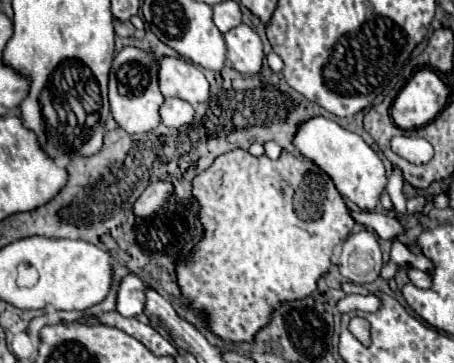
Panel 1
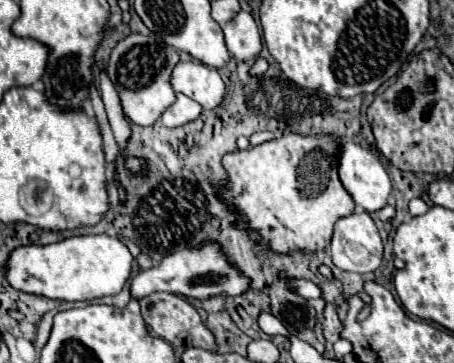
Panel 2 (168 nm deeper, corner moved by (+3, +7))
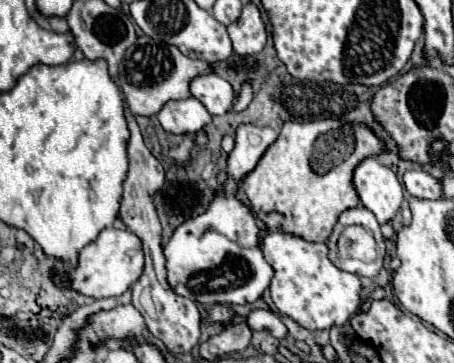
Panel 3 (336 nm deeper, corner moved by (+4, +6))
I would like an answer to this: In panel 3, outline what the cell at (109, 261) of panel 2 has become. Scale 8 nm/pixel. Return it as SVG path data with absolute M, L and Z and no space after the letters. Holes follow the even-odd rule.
M108 227L98 235L98 239L92 245L86 245L80 251L80 263L76 265L76 269L68 273L68 277L72 279L72 289L76 289L82 295L100 299L122 295L134 281L140 279L142 271L144 271L144 251L140 237L128 229Z

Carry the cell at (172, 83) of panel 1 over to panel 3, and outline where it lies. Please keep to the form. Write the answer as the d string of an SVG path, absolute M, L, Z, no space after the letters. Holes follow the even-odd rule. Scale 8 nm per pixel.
M216 73L196 77L190 85L190 93L208 109L210 115L224 115L232 109L236 93L232 85Z

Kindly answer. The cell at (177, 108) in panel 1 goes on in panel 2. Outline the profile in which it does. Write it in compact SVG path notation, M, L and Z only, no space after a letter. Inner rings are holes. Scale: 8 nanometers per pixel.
M177 94L177 102L171 104L171 106L163 112L161 122L163 122L165 126L169 126L169 128L177 128L177 126L183 126L183 124L195 120L195 118L201 114L201 110L203 110L203 108L201 108L195 100L187 98L185 94Z

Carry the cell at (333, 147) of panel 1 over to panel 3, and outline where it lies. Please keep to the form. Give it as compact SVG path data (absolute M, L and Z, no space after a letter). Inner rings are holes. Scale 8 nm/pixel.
M374 157L364 159L354 171L354 185L356 185L356 191L360 195L362 205L368 207L376 215L378 223L390 223L396 217L396 213L398 213L398 209L400 209L400 205L404 201L404 189L400 185L398 177L394 175L394 171L380 165Z

